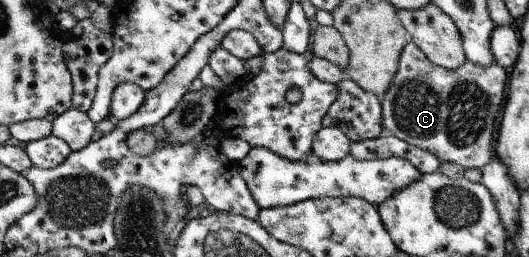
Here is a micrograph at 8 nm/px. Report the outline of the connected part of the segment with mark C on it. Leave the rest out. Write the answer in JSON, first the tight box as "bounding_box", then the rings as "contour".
{"bounding_box":[381,41,507,170],"contour":[[[409,41],[402,51],[398,73],[390,89],[381,97],[383,133],[434,153],[440,164],[449,161],[461,165],[465,170],[472,167],[481,170],[489,163],[489,159],[493,159],[493,129],[496,129],[495,119],[505,99],[505,83],[507,73],[495,62],[483,67],[466,60],[457,69],[448,70],[431,63],[422,48]]]}

